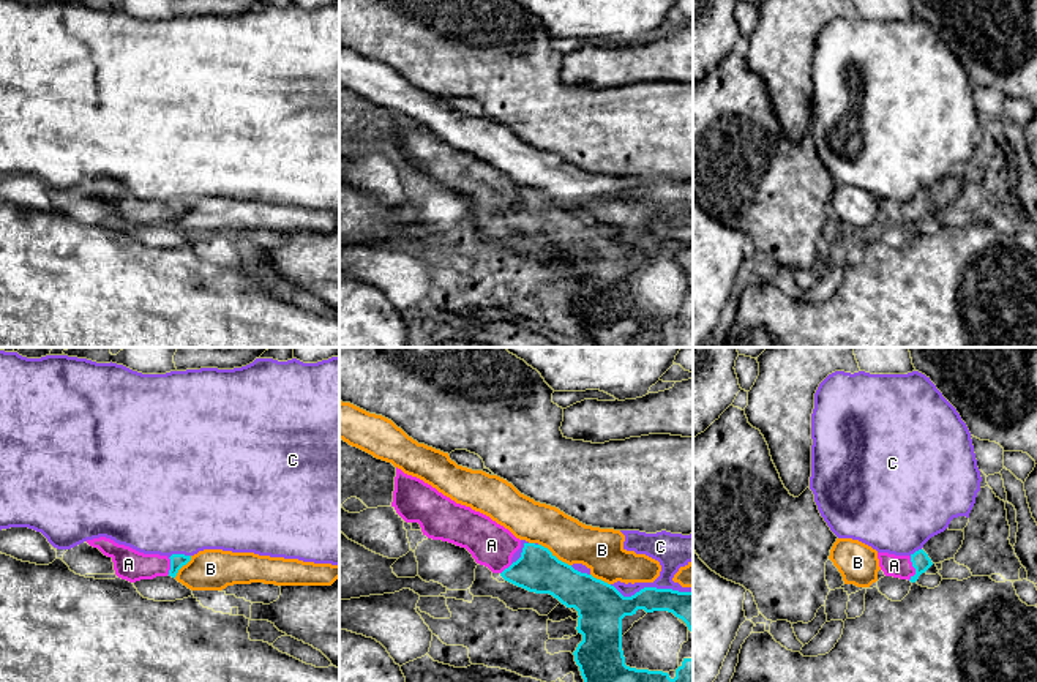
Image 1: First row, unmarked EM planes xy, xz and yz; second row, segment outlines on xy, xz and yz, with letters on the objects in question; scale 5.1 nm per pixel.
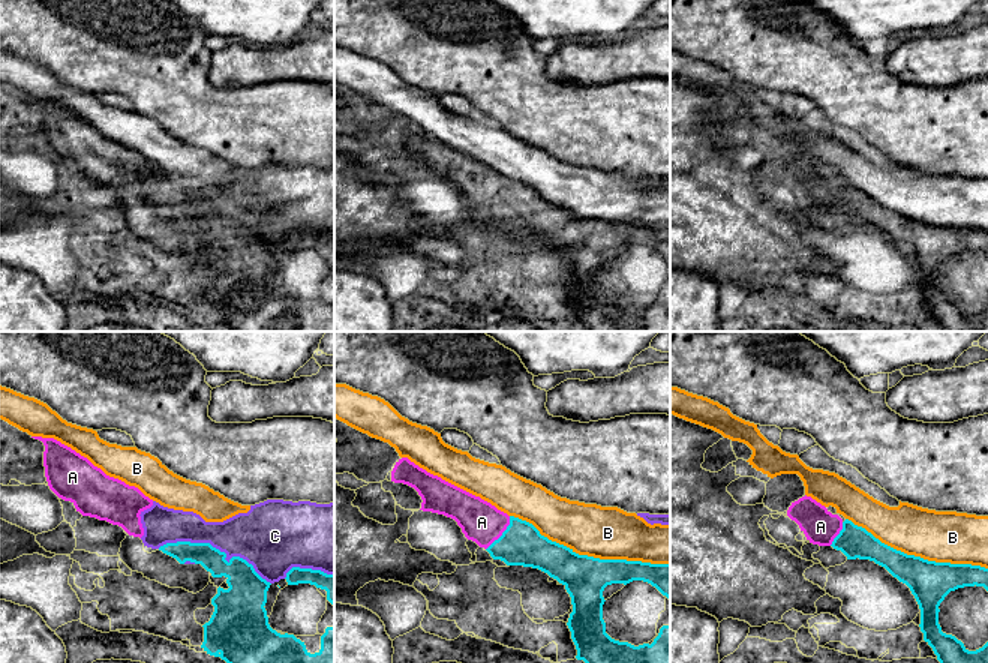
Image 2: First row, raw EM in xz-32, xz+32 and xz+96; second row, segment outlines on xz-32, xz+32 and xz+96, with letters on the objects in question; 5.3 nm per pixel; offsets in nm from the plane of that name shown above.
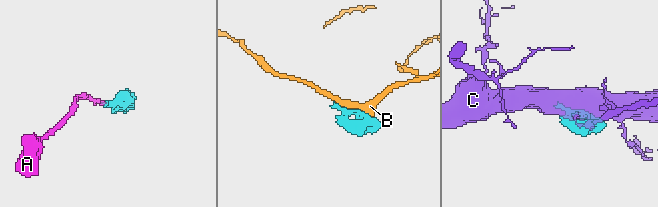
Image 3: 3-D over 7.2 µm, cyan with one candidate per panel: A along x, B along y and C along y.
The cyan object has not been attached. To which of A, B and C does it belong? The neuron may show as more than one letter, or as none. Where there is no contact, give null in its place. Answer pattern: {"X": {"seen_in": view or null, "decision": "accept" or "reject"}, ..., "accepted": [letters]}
{"A": {"seen_in": "yz", "decision": "accept"}, "B": {"seen_in": "xz", "decision": "reject"}, "C": {"seen_in": "xz", "decision": "reject"}, "accepted": ["A"]}

